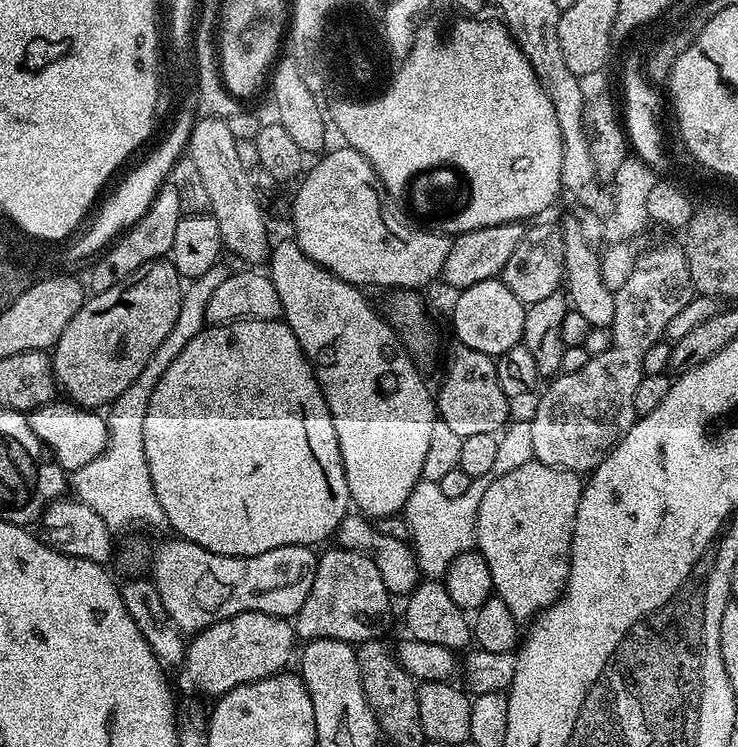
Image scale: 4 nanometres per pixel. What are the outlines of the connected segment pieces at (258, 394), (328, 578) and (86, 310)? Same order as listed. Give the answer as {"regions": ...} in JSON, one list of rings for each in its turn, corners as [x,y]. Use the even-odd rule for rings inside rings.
{"regions":[[[[237,320],[230,324],[208,326],[193,340],[186,342],[178,358],[170,362],[170,370],[166,370],[158,386],[154,386],[154,394],[150,394],[146,423],[142,426],[142,446],[146,450],[146,466],[150,466],[150,482],[154,482],[154,494],[158,494],[167,527],[172,527],[179,539],[189,540],[214,554],[253,556],[266,554],[266,550],[274,550],[278,546],[317,546],[335,533],[342,518],[350,512],[352,495],[346,482],[342,450],[338,446],[338,434],[334,430],[328,403],[298,338],[280,320]]],[[[332,546],[329,552],[319,553],[314,586],[310,586],[306,602],[302,602],[294,617],[295,635],[304,642],[322,638],[363,642],[383,637],[392,620],[388,600],[390,593],[382,582],[382,574],[378,574],[378,566],[367,554]]],[[[161,258],[144,264],[134,274],[130,274],[122,282],[110,286],[110,290],[102,290],[97,296],[89,295],[84,305],[70,318],[70,326],[62,330],[58,342],[51,349],[52,375],[61,393],[65,392],[71,403],[89,410],[100,410],[111,405],[113,400],[142,374],[144,367],[150,362],[150,354],[166,342],[166,334],[178,319],[179,307],[185,289],[182,287],[182,278],[173,266],[171,259]]]]}

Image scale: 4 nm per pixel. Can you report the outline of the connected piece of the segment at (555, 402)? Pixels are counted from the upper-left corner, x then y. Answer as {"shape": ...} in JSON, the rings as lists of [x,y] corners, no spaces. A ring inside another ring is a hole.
{"shape":[[[664,244],[661,248],[652,248],[641,255],[633,266],[632,273],[626,278],[622,288],[615,292],[614,316],[610,327],[612,346],[597,356],[589,355],[586,366],[578,374],[560,374],[551,381],[544,397],[536,404],[536,413],[530,416],[531,439],[534,441],[535,460],[546,466],[561,468],[567,472],[590,474],[608,457],[613,446],[628,433],[630,426],[638,419],[634,410],[634,394],[638,382],[644,376],[644,355],[652,344],[661,343],[670,318],[686,306],[694,295],[688,263],[683,247]]]}

